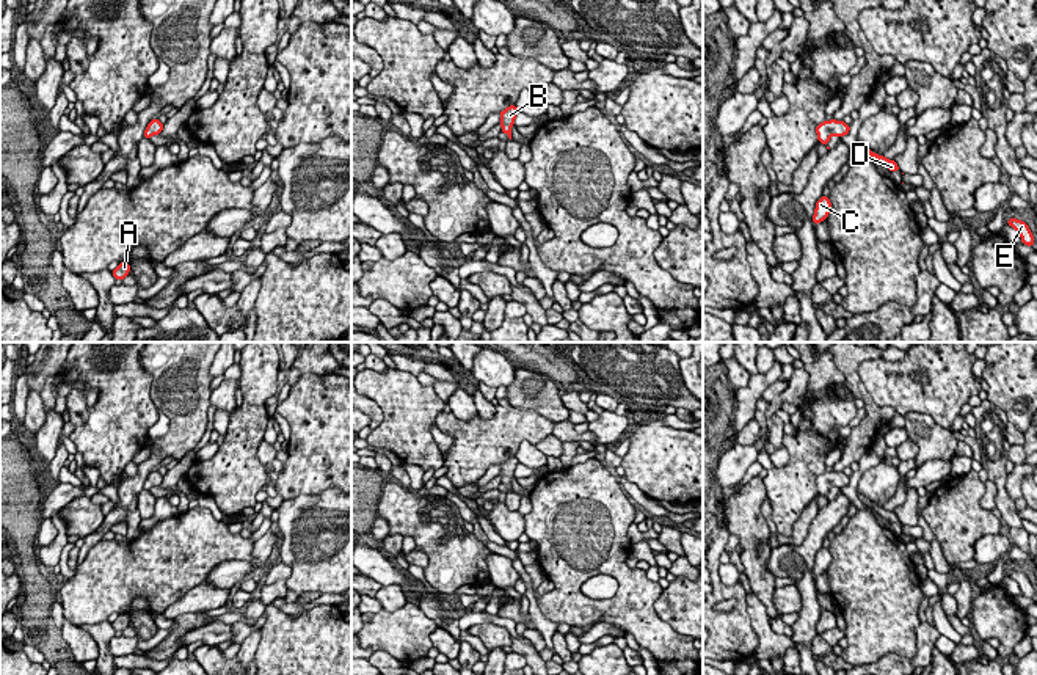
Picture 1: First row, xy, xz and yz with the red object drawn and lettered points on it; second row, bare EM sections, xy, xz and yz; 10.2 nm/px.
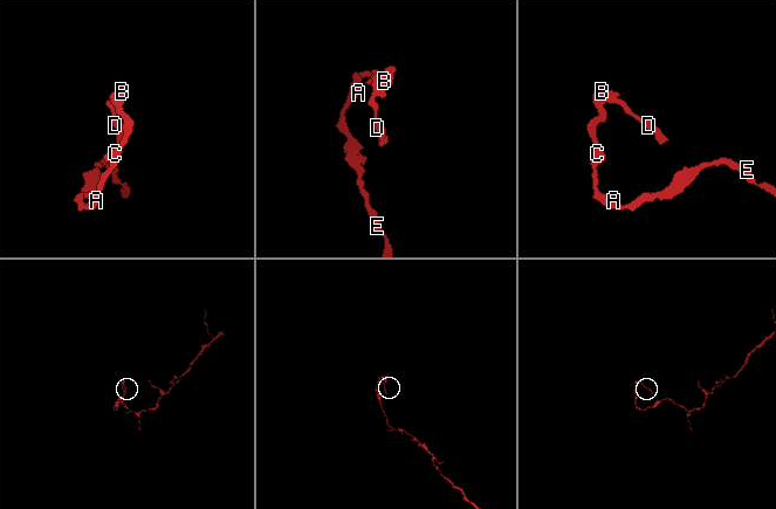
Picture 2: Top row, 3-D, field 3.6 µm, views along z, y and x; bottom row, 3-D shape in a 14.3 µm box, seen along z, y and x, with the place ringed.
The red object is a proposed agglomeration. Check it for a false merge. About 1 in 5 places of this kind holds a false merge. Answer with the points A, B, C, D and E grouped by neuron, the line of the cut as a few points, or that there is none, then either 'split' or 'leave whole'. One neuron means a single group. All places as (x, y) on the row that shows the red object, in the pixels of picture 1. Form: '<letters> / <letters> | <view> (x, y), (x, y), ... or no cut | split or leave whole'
A B C D E | no cut | leave whole

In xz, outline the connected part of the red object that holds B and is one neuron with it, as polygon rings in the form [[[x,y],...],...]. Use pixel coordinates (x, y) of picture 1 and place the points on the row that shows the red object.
[[[510,105],[507,107],[504,111],[500,111],[500,126],[502,126],[502,132],[508,135],[508,138],[511,140],[511,127],[515,126],[515,118],[518,113],[518,107],[516,105]]]

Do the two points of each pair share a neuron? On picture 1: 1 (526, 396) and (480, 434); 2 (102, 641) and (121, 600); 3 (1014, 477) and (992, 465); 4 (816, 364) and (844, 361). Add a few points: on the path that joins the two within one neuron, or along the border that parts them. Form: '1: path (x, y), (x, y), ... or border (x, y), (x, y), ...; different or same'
1: border (513, 407), (537, 410), (548, 419); different
2: border (105, 619), (80, 625); different
3: border (1006, 474), (1006, 493), (1014, 501); different
4: border (833, 358), (844, 380), (835, 393), (852, 396); different

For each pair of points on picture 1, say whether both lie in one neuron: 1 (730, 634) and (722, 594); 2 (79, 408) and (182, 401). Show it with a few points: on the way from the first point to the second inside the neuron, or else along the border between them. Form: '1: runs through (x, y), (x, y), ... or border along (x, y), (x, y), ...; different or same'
1: runs through (736, 622), (738, 598), (734, 595); same
2: border along (143, 366), (151, 375), (151, 401), (159, 412); different

